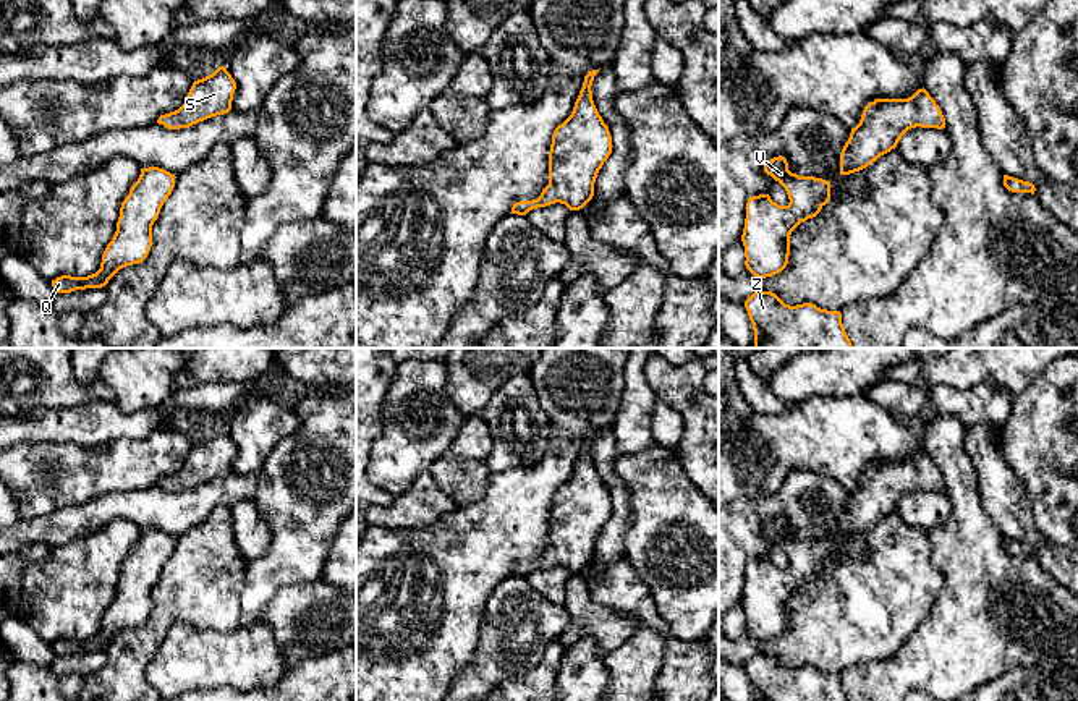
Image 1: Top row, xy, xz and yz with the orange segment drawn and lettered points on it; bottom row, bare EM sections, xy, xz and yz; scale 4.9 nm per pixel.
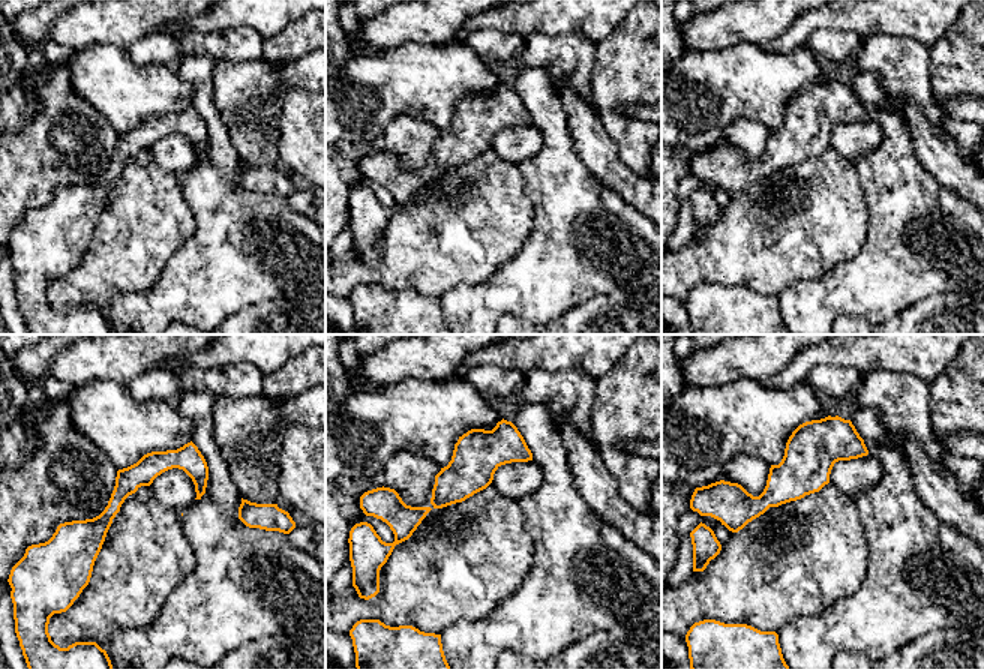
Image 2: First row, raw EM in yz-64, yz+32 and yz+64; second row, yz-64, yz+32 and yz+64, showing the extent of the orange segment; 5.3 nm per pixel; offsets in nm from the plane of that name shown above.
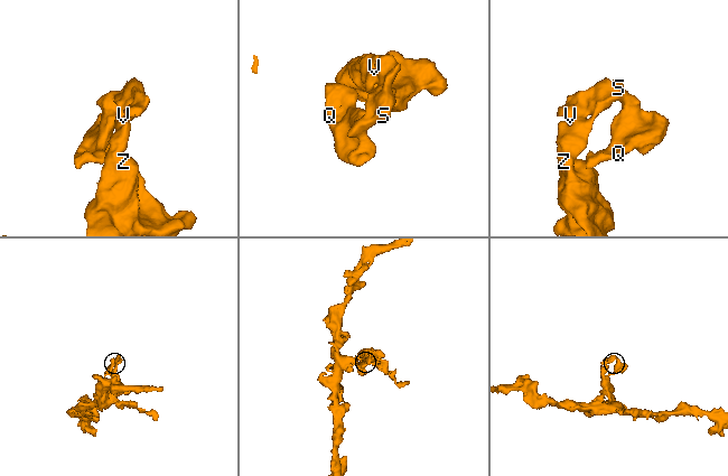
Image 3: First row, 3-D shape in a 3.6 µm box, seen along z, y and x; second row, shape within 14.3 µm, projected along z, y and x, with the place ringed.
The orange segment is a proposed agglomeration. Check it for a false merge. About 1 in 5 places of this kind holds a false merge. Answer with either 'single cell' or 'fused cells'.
single cell

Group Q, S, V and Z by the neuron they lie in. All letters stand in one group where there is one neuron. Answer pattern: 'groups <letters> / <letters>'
groups Q S V Z

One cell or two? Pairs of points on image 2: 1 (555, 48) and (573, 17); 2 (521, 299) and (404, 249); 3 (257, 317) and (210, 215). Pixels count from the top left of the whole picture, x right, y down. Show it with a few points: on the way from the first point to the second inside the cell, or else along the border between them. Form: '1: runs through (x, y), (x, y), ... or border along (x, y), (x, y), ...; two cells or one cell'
1: border along (527, 36), (581, 35), (596, 44); two cells
2: border along (509, 260), (485, 281), (459, 284), (447, 291); two cells
3: border along (287, 299), (264, 299), (225, 318); two cells

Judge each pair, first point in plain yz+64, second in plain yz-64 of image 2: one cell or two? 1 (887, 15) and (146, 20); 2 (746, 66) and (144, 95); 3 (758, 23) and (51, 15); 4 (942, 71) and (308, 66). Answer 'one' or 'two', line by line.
1: two
2: one
3: two
4: two

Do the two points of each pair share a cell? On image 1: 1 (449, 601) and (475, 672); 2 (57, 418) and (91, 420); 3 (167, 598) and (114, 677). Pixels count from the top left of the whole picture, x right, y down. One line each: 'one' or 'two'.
1: two
2: one
3: one

